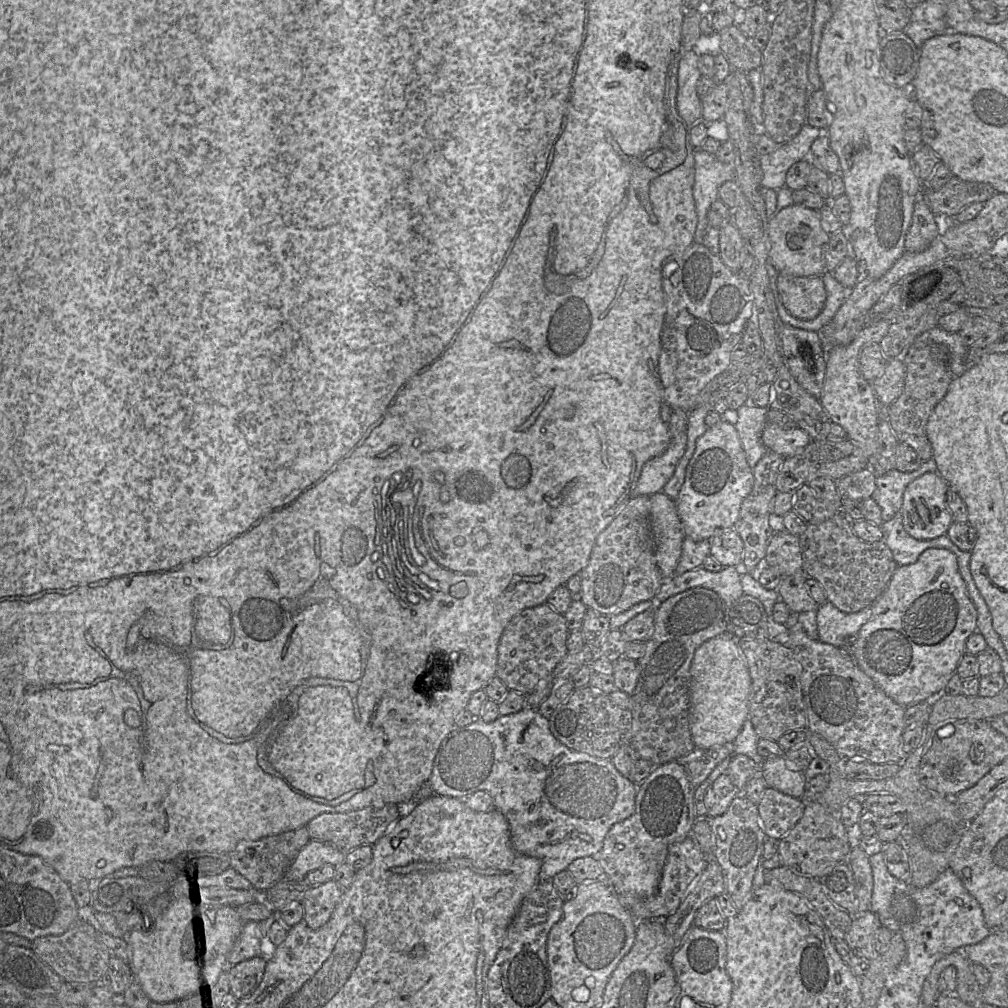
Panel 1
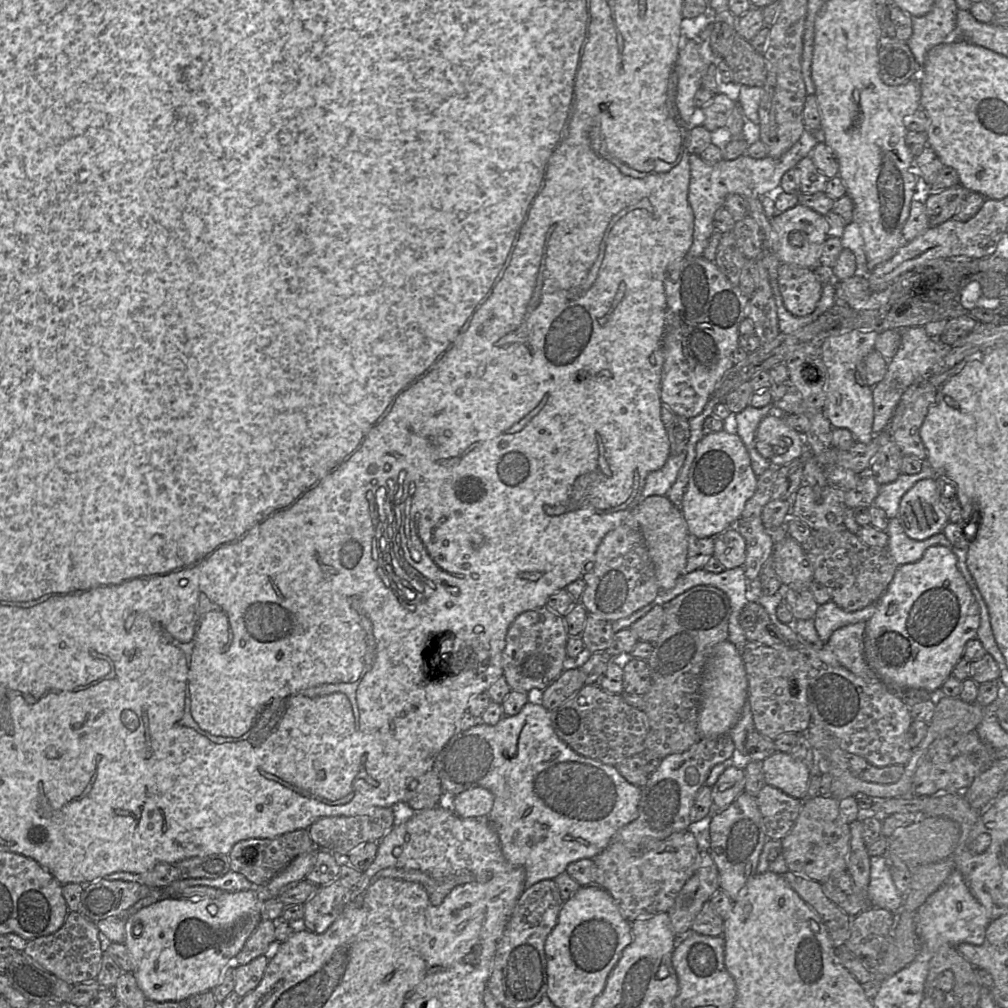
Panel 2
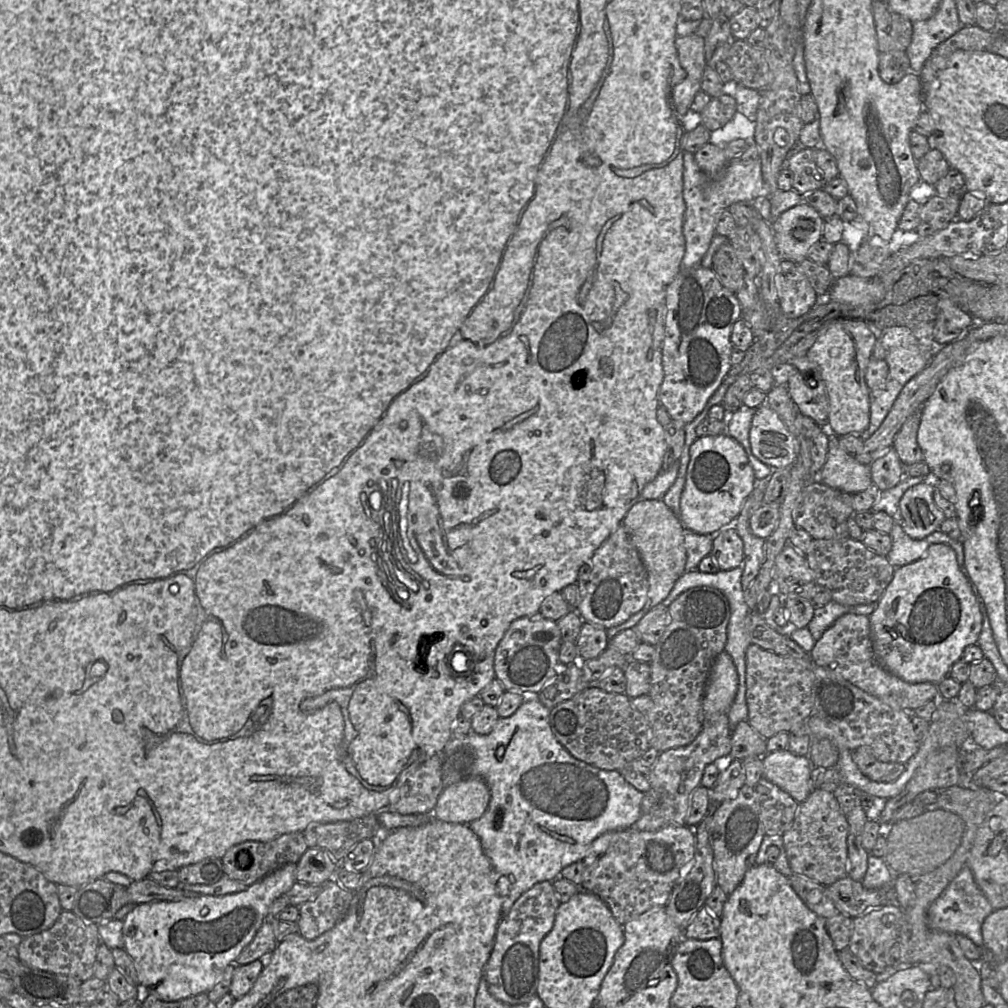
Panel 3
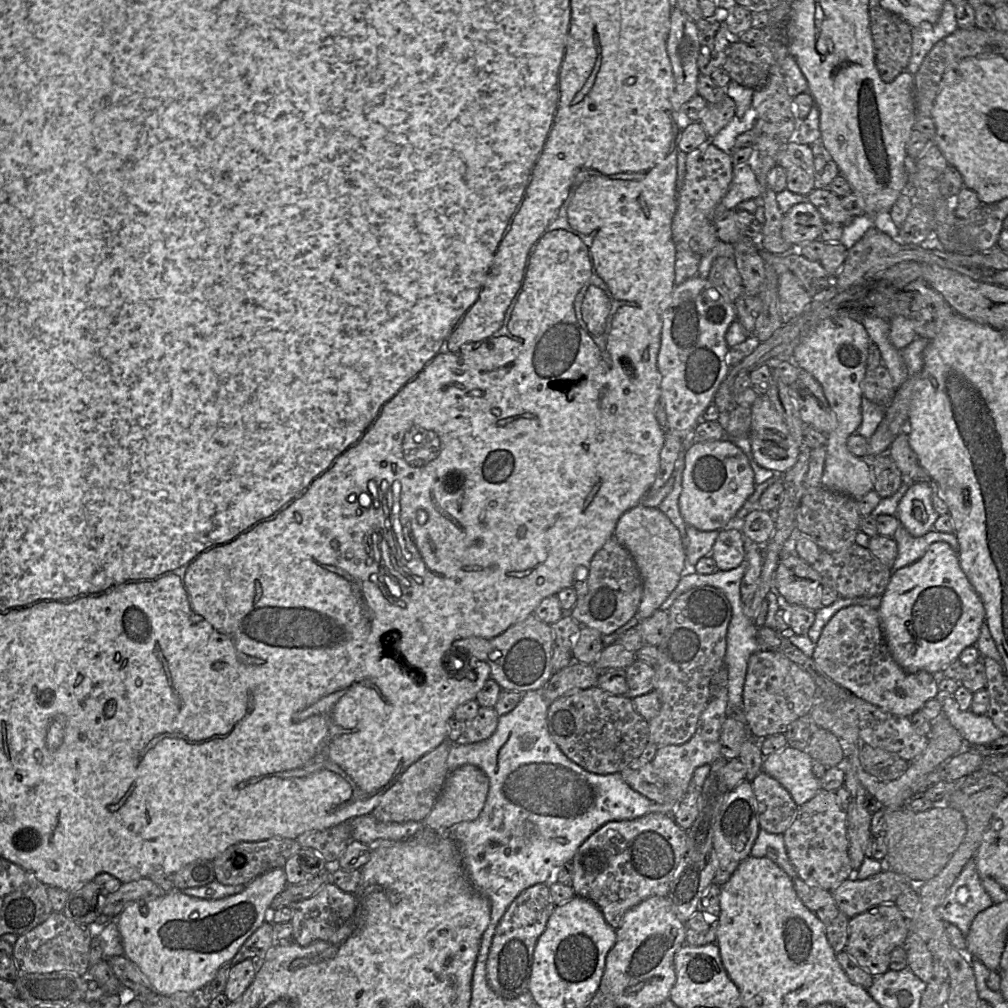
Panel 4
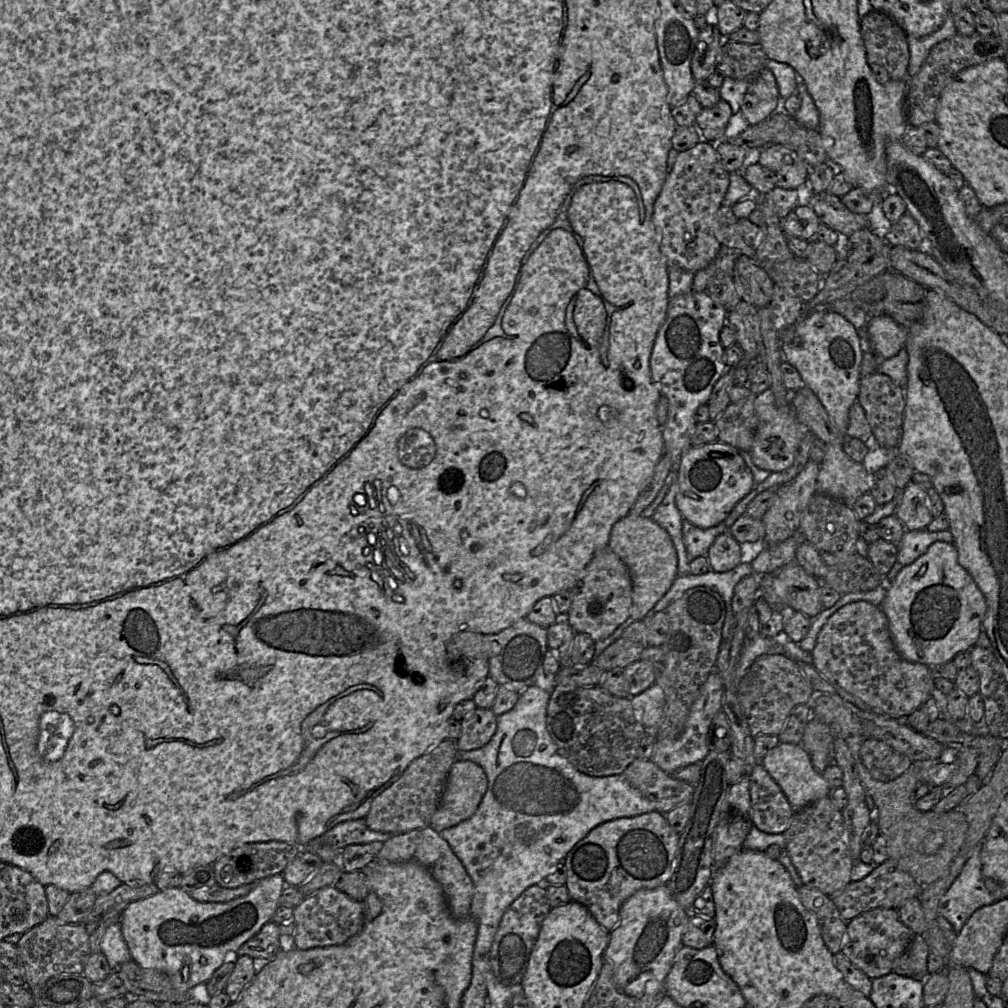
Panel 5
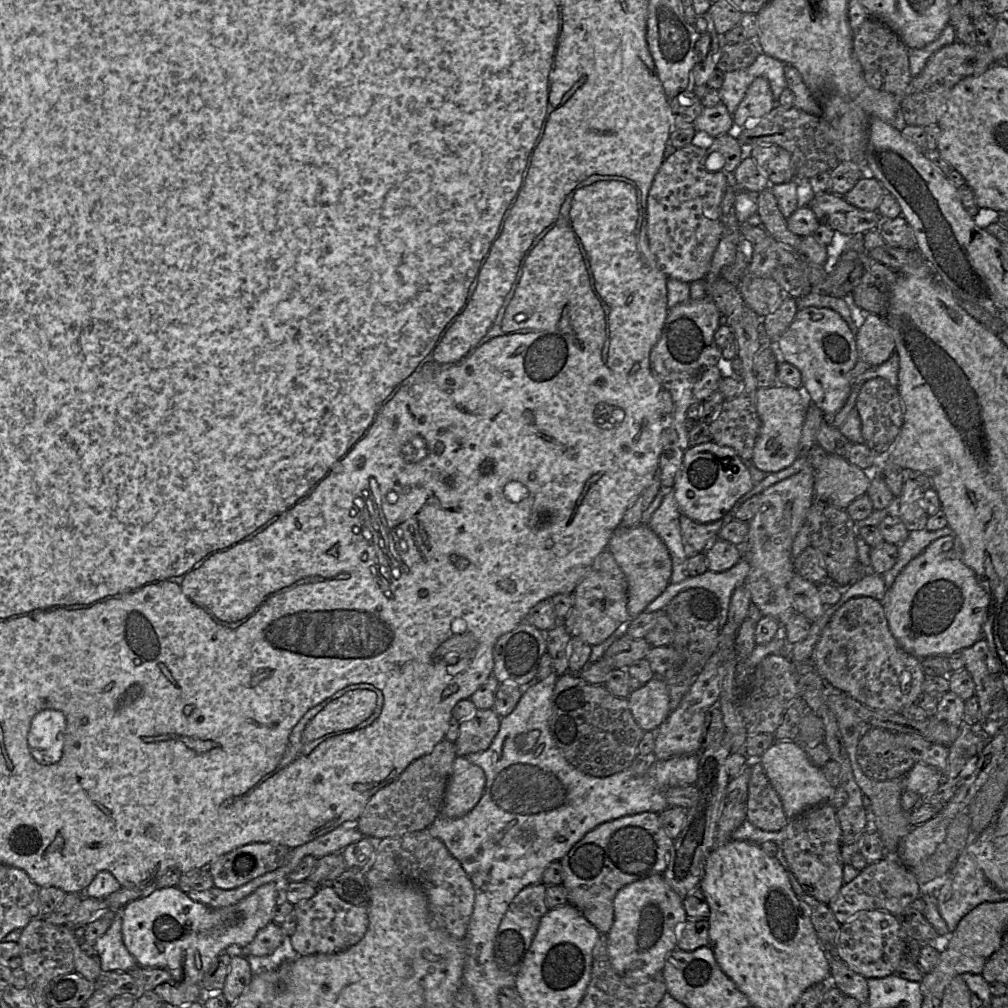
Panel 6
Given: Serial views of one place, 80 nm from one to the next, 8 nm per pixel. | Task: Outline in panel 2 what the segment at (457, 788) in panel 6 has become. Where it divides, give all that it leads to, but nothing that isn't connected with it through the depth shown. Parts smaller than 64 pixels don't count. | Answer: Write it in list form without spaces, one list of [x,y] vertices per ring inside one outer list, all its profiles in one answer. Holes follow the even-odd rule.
[[[473,787],[455,796],[447,796],[449,800],[442,805],[447,805],[452,811],[461,818],[475,818],[487,816],[493,806],[493,795],[485,788]]]

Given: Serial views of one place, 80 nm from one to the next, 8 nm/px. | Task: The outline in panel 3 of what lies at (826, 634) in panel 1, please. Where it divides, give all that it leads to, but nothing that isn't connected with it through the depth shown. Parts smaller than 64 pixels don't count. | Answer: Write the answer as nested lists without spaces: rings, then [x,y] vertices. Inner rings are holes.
[[[830,601],[824,606],[816,607],[812,621],[808,624],[809,631],[815,641],[841,616],[846,613],[870,616],[876,609],[877,603],[845,606],[836,601]]]

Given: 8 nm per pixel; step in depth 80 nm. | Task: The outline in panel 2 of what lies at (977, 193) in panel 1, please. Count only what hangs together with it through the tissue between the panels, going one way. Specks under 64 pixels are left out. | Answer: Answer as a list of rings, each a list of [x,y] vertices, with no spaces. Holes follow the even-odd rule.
[[[960,184],[932,192],[925,203],[929,228],[952,219],[969,193],[971,191]]]

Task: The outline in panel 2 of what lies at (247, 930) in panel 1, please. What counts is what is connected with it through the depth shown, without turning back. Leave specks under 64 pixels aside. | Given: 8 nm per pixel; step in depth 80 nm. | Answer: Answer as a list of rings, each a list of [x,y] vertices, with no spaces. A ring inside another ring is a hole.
[[[261,920],[234,958],[233,965],[245,965],[255,958],[265,955],[271,943],[276,941],[275,924],[276,921]]]

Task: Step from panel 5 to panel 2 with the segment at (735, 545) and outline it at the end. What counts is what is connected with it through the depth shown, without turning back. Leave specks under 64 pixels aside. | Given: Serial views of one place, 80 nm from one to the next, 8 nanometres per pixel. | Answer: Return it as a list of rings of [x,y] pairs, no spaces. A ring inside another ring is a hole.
[[[730,527],[715,537],[713,556],[725,569],[744,566],[746,542],[735,527]]]

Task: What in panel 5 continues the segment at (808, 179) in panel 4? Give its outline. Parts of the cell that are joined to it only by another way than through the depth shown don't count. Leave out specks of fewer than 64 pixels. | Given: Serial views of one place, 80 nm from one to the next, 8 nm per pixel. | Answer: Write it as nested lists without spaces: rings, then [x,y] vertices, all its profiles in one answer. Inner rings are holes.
[[[781,144],[760,149],[757,162],[772,170],[776,186],[784,189],[797,189],[808,179],[811,169],[794,150]]]

